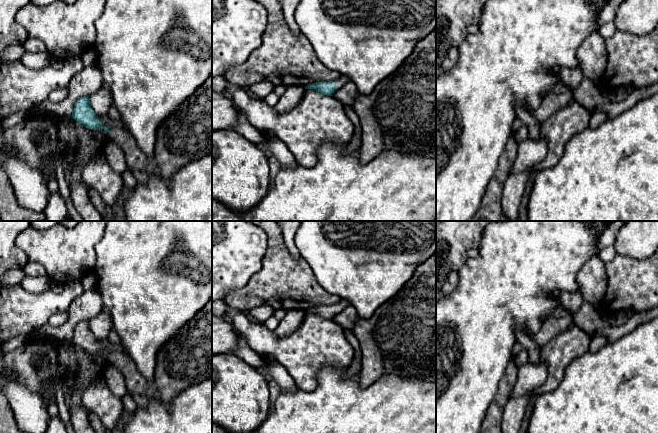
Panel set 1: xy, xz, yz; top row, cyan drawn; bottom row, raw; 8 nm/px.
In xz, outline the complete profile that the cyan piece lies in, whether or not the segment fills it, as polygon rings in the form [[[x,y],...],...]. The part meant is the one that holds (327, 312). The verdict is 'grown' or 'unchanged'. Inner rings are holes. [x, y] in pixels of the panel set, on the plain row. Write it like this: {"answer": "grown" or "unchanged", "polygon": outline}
{"answer": "grown", "polygon": [[[341,299],[341,301],[335,305],[312,307],[305,310],[305,313],[313,313],[324,319],[332,320],[336,314],[340,313],[349,305],[350,303],[347,300]]]}

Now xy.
{"answer": "grown", "polygon": [[[212,298],[190,321],[188,321],[158,351],[156,369],[152,381],[147,381],[135,363],[122,350],[104,351],[90,329],[89,321],[76,324],[72,342],[88,353],[104,353],[108,363],[113,364],[124,375],[126,387],[131,394],[139,394],[148,399],[157,398],[170,405],[174,398],[190,387],[212,377]]]}

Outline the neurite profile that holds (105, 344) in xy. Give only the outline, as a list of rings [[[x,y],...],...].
[[[108,339],[107,340],[98,340],[98,342],[104,351],[109,351],[111,353],[113,351],[121,350],[120,346],[111,344]]]

